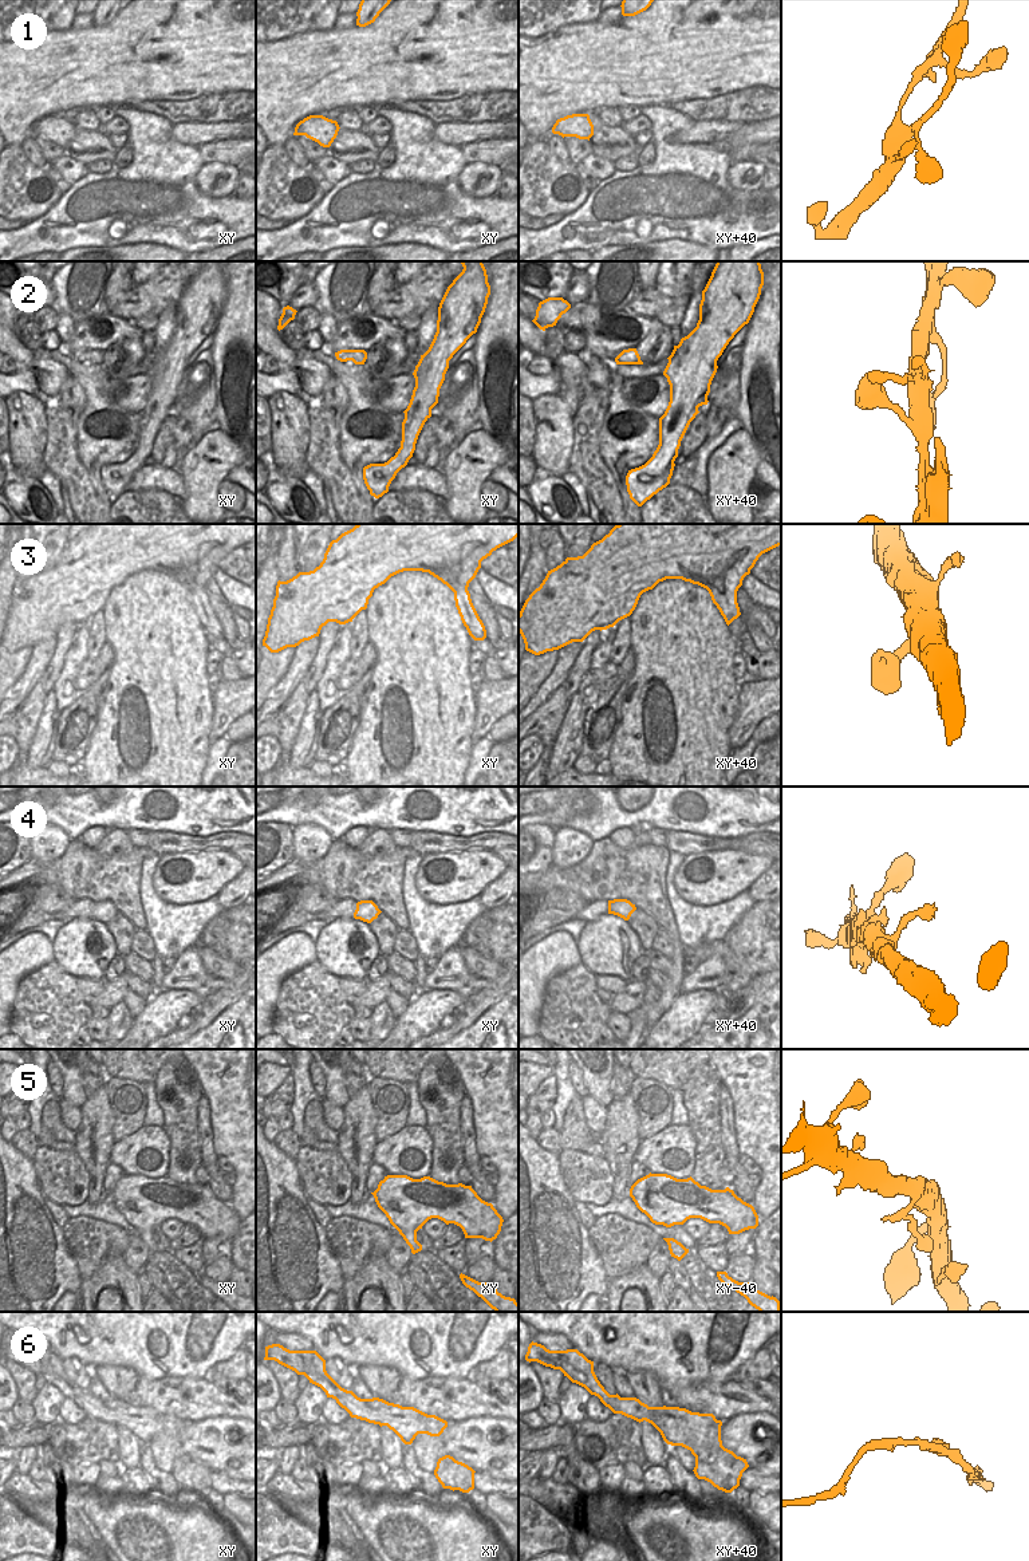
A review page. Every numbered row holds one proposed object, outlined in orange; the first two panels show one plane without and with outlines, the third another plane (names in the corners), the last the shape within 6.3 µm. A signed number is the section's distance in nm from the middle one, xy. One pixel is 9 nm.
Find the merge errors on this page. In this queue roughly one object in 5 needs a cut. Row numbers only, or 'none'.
none

